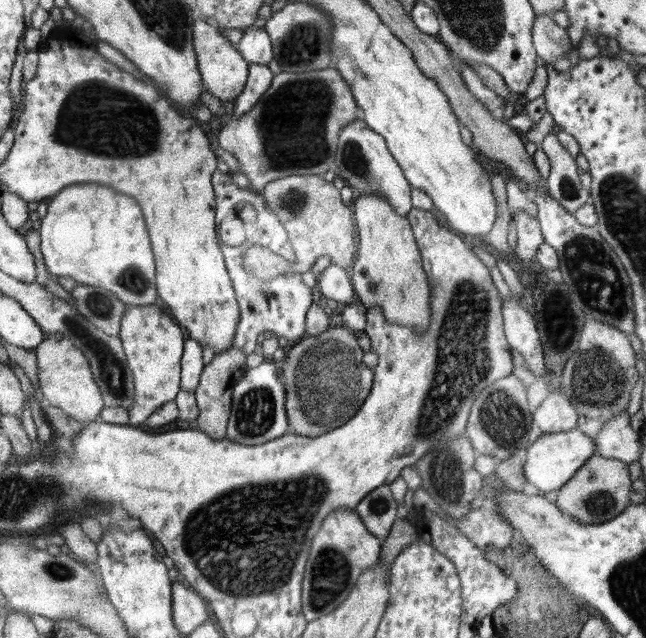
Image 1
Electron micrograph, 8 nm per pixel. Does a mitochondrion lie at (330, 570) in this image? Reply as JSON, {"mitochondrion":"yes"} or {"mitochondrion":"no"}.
{"mitochondrion":"yes"}

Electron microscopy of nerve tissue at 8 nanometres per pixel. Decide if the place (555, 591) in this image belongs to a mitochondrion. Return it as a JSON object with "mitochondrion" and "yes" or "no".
{"mitochondrion":"no"}

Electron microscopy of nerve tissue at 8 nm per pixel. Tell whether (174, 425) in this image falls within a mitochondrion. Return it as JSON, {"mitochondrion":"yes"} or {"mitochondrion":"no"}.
{"mitochondrion":"no"}

